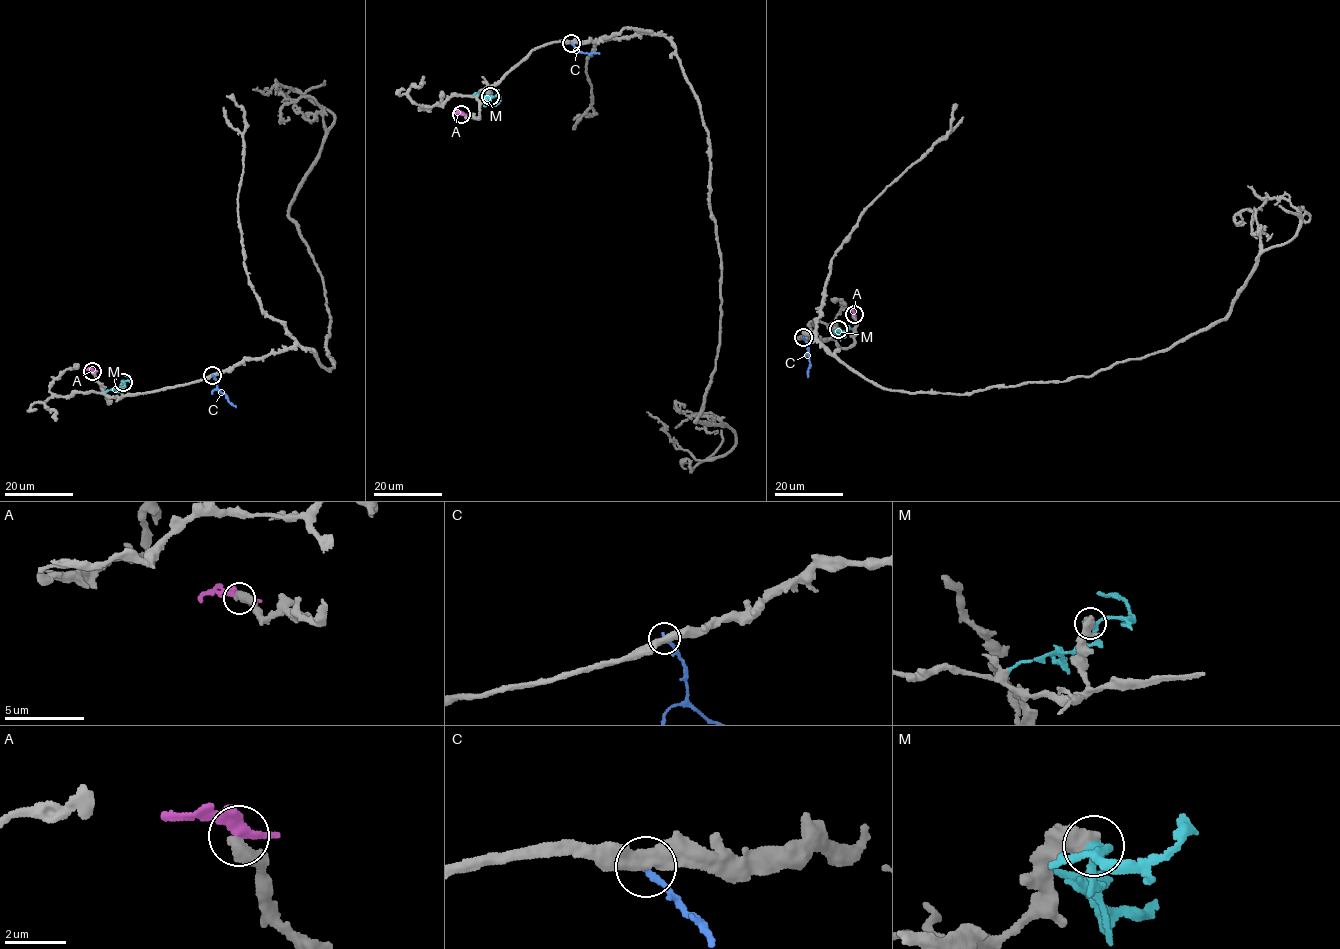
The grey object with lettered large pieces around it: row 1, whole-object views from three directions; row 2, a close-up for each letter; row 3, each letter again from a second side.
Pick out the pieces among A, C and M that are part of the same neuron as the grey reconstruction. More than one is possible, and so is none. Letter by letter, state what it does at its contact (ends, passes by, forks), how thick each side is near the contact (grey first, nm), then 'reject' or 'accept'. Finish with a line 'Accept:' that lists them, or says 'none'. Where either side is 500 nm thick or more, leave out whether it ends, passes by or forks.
A: calibres 500 and 320 nm; reject
C: it ends; calibres 480 and 220 nm; reject
M: calibres 600 and 280 nm; reject
Accept: none

